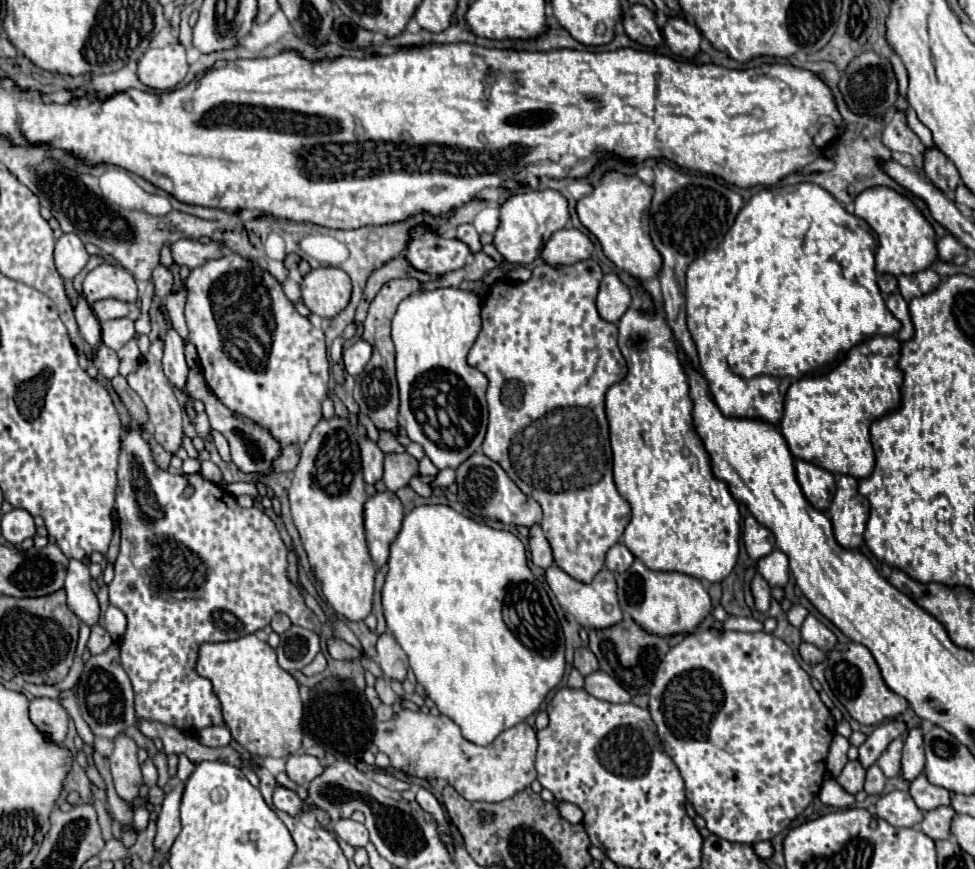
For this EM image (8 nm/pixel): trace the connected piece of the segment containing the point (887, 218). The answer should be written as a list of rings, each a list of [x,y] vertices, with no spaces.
[[[872,186],[860,192],[854,200],[856,216],[866,220],[878,234],[878,252],[876,252],[876,272],[886,272],[892,276],[900,274],[916,274],[926,270],[932,262],[938,260],[936,256],[936,232],[934,226],[924,218],[924,214],[916,208],[916,204],[884,186]]]

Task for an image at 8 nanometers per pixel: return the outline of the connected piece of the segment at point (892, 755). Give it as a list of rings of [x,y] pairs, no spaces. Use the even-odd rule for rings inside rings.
[[[900,738],[892,740],[890,746],[882,752],[882,756],[878,758],[878,766],[882,768],[882,772],[888,776],[888,778],[894,778],[898,776],[900,772],[900,756],[902,756],[902,746],[904,742]]]

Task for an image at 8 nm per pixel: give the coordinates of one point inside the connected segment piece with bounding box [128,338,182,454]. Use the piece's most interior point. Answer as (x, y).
(149, 382)

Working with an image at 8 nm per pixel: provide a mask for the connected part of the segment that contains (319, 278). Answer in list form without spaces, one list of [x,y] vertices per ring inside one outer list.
[[[340,268],[310,270],[302,282],[302,302],[312,314],[322,318],[338,316],[350,300],[350,276]]]

